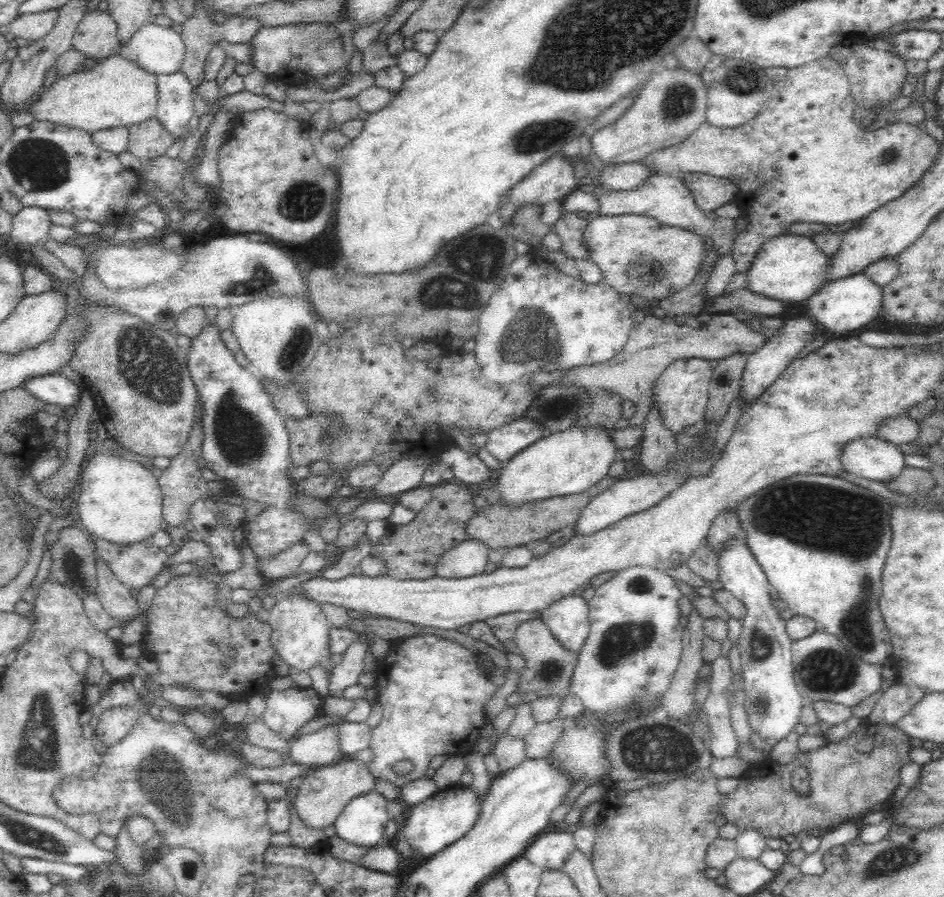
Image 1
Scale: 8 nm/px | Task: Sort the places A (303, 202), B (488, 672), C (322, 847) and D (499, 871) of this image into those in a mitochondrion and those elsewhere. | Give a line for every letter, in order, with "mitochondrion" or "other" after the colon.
A: mitochondrion
B: other
C: other
D: other

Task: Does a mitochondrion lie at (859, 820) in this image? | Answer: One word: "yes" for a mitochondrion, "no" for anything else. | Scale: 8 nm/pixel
no

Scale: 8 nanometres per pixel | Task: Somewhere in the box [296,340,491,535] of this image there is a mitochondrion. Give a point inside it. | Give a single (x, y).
(322, 432)

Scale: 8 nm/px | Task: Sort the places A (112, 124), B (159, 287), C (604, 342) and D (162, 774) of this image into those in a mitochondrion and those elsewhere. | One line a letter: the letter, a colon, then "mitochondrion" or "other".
A: other
B: other
C: other
D: mitochondrion

